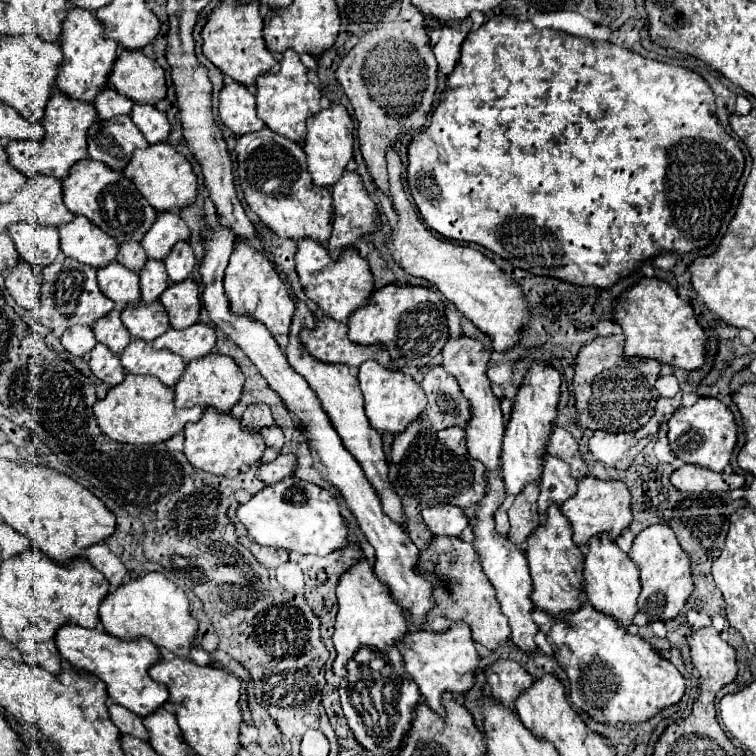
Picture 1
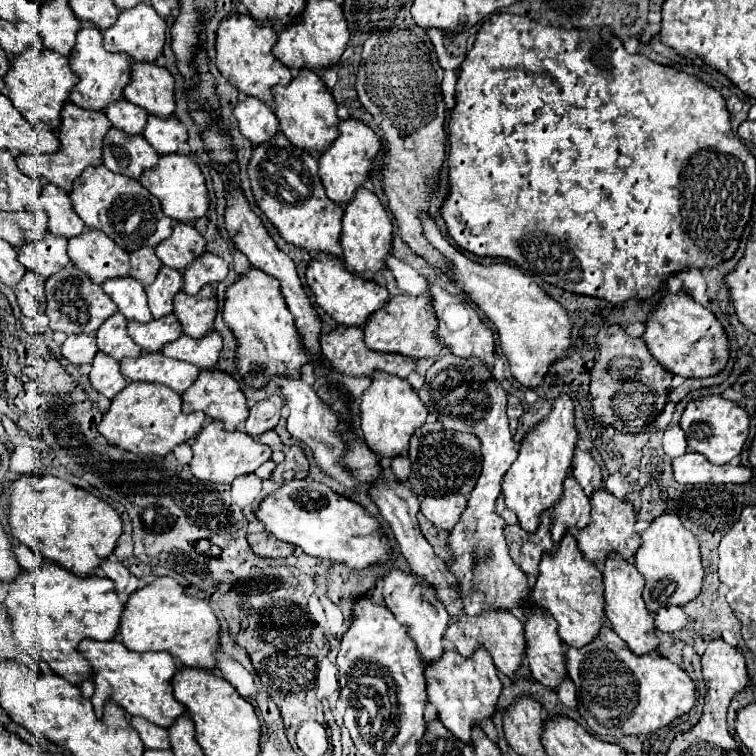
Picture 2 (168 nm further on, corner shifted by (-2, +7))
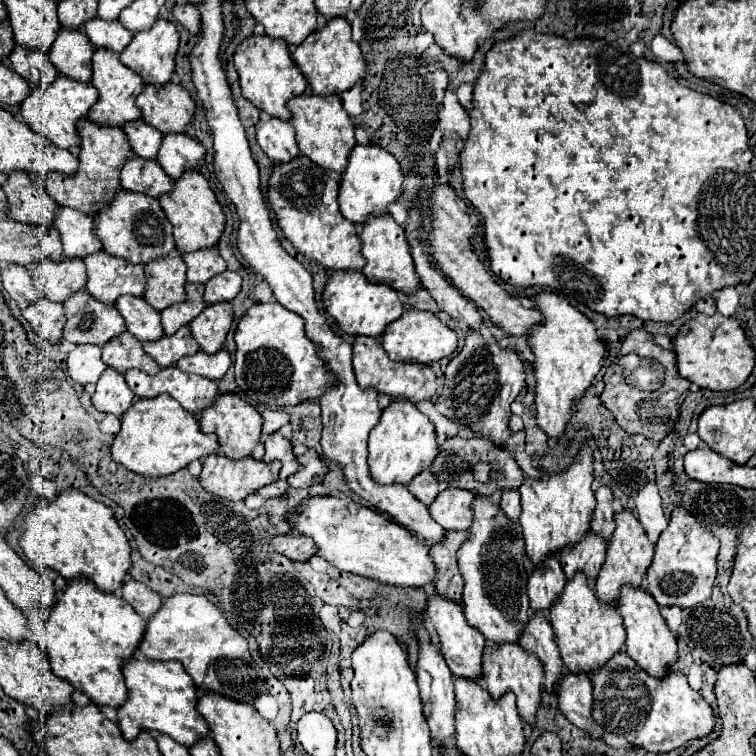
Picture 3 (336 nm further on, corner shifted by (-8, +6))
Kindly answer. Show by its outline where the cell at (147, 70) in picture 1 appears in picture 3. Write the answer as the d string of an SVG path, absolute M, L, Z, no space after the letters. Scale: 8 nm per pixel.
M168 82L156 90L156 86L144 86L144 90L136 98L136 106L142 110L142 120L160 130L168 132L184 132L184 126L192 122L194 116L194 100L186 88L180 84Z

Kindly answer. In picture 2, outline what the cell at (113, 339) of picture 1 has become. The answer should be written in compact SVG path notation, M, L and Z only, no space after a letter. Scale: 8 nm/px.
M116 313L114 317L110 317L110 321L106 321L102 325L102 329L98 329L98 333L96 333L98 351L102 351L114 359L142 355L142 349L138 349L138 345L128 335L126 325L128 325L128 321L126 321L126 317L122 317L122 313Z

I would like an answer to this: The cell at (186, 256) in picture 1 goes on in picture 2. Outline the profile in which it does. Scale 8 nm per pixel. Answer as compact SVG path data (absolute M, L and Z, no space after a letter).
M204 253L184 273L184 293L196 295L204 285L218 285L228 275L228 263L212 253Z

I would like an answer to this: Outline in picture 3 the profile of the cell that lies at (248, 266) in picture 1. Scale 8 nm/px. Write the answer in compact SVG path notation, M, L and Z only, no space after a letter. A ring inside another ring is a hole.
M276 300L254 302L238 320L234 340L238 346L234 360L236 384L240 396L250 404L266 404L270 408L294 406L322 396L334 382L316 354L316 346L304 334L304 318L292 314ZM262 348L270 352L258 352Z

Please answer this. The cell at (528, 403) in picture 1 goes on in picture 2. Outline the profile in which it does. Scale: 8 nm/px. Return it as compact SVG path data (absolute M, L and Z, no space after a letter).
M560 395L554 401L550 415L524 437L518 459L512 463L502 481L506 507L518 515L518 525L524 531L536 533L540 527L540 515L560 501L564 491L564 479L572 471L576 443L578 431L574 425L574 403L568 395Z

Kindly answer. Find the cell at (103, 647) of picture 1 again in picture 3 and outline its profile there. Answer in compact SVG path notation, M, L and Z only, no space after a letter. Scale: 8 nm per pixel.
M130 658L122 664L128 696L126 702L116 708L118 728L126 740L134 740L140 730L156 730L172 736L184 746L192 746L196 740L208 734L206 720L196 712L196 686L180 662L152 662L146 658Z

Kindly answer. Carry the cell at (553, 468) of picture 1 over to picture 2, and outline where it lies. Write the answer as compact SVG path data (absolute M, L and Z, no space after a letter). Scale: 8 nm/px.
M570 475L566 479L566 489L562 501L552 509L554 525L552 525L552 539L554 545L560 545L562 537L572 529L584 529L590 523L590 501L582 493L582 487Z

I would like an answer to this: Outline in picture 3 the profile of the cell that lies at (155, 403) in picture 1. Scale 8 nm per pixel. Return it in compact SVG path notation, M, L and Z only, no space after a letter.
M158 394L156 398L138 398L124 412L122 428L112 442L112 458L124 464L128 470L142 476L166 476L192 460L200 460L212 452L220 452L216 434L204 434L188 410L184 410L168 394Z

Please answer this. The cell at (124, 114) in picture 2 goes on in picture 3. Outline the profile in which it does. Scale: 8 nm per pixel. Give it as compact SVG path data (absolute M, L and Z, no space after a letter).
M136 120L136 122L126 122L122 126L122 130L126 132L132 150L142 156L142 158L156 158L156 152L160 148L160 140L162 134L148 126L144 120Z

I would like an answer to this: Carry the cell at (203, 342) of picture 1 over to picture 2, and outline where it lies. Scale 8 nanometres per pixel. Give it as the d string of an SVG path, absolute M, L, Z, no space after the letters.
M212 331L206 337L202 337L202 341L194 341L182 335L178 341L174 341L174 345L166 345L162 353L166 357L192 363L198 369L214 369L220 357L220 349L222 349L222 337L216 331Z

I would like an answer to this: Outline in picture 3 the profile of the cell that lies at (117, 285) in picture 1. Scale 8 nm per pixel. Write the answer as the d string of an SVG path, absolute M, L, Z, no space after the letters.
M126 294L124 298L116 300L116 308L126 320L126 330L132 332L140 342L158 340L160 336L164 336L160 312L152 310L152 306L148 306L144 298L132 298Z

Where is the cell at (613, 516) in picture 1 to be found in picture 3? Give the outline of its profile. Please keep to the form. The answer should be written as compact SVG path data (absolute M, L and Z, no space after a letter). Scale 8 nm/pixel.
M630 510L616 512L616 530L612 532L612 538L608 542L606 560L604 560L604 566L600 568L600 578L596 578L596 588L594 588L596 596L602 602L616 602L620 596L620 588L624 584L640 586L642 576L646 574L646 568L652 562L652 556L654 556L654 544L648 540L636 516Z

